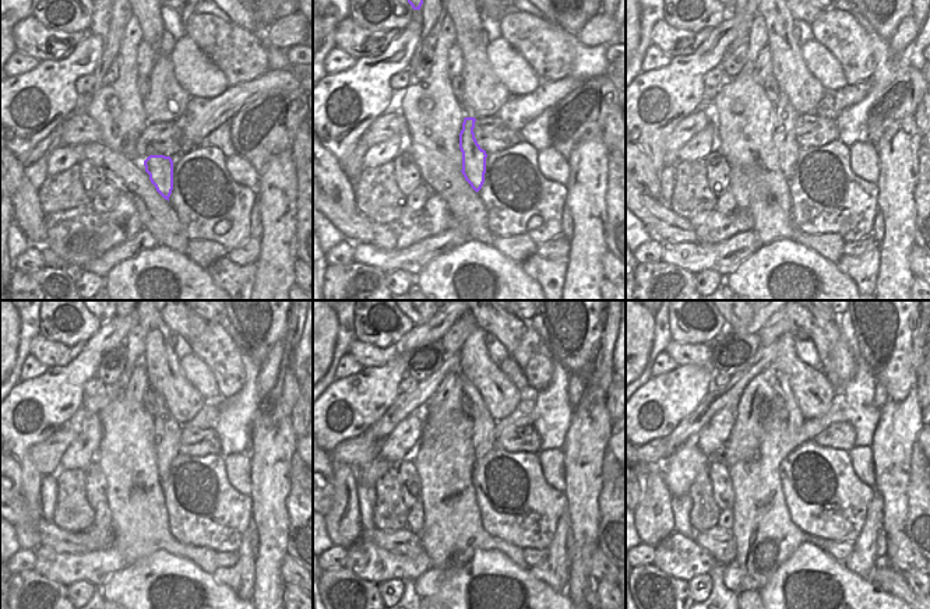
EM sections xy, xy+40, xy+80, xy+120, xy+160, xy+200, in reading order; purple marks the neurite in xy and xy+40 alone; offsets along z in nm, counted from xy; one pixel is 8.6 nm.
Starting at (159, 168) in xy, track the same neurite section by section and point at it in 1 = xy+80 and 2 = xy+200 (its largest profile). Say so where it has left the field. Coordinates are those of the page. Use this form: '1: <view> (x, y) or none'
1: xy+80 (784, 137)
2: xy+200 (778, 380)

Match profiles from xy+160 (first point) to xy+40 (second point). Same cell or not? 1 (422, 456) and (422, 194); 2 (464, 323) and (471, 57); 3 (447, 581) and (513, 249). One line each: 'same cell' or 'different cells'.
1: different cells
2: different cells
3: different cells

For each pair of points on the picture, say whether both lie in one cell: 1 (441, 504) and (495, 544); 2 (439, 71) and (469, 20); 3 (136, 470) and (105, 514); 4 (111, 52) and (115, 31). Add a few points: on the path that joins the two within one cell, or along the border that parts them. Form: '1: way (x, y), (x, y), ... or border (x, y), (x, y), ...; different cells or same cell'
1: way (454, 517), (476, 539), (482, 541); same cell
2: border (447, 14), (455, 30), (457, 42); different cells
3: border (105, 502), (111, 513), (112, 527); different cells
4: way (112, 46), (115, 37); same cell

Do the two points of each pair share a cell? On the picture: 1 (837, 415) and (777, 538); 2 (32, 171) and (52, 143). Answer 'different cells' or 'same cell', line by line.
1: same cell
2: same cell

